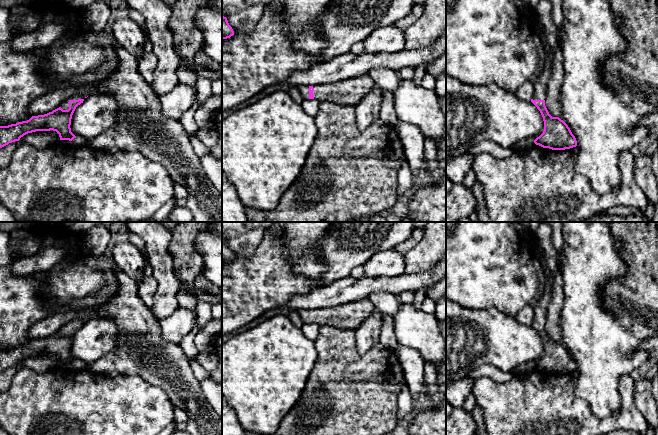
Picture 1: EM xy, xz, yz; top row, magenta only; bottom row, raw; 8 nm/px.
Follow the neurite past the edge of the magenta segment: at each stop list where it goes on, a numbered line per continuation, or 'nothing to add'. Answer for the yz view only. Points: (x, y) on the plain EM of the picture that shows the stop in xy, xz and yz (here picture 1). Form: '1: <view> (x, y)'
1: yz (540, 308)

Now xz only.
1: xz (304, 314)

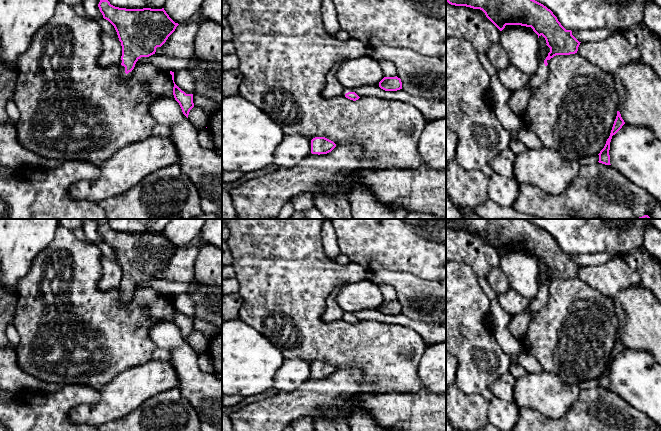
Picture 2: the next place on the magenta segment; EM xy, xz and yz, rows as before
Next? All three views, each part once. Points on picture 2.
1: xy (125, 300)

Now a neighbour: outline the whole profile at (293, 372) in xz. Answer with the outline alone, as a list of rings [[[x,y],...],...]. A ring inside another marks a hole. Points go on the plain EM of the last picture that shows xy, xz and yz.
[[[300,358],[285,359],[274,376],[277,392],[292,392],[311,377],[311,364]]]

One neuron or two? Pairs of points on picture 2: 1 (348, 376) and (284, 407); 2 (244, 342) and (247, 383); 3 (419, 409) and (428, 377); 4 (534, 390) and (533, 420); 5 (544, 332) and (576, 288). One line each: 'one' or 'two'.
1: one
2: one
3: two
4: two
5: one

